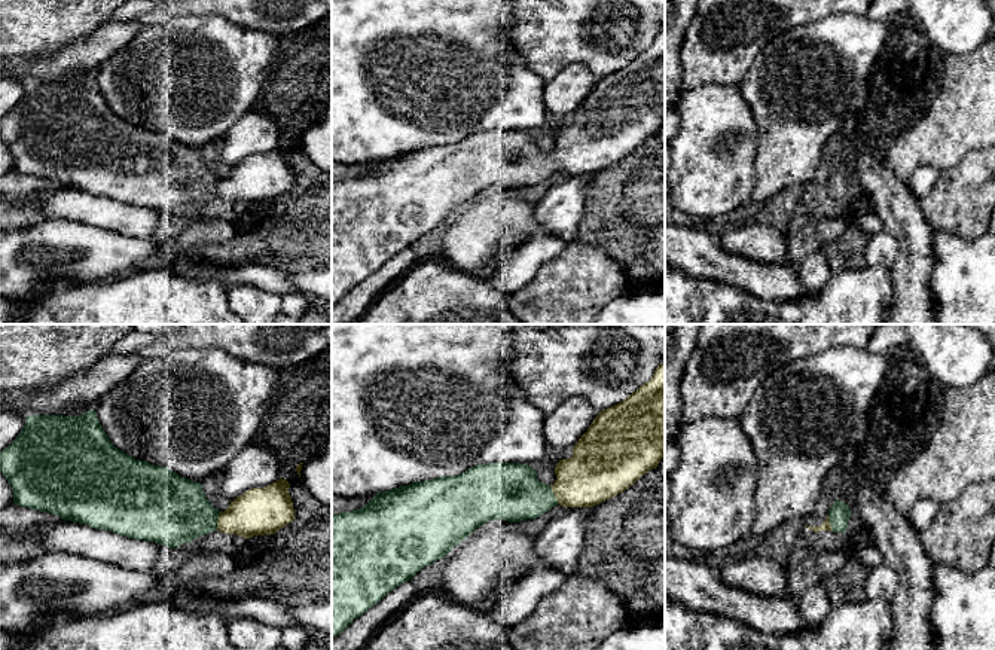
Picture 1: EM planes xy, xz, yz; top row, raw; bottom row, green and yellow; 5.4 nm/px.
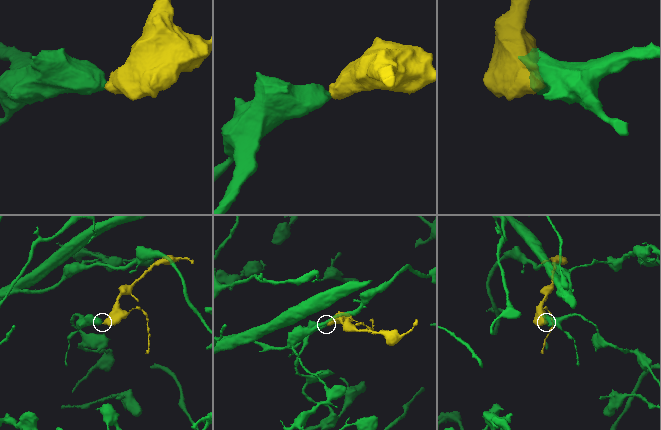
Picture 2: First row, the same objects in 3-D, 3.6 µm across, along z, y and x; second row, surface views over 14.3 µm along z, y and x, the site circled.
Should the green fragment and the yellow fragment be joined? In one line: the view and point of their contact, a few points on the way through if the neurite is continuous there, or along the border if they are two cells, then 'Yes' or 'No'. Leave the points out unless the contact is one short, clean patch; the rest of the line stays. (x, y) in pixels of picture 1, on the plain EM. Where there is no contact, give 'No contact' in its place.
Touches green at xy (216, 188). Path across: xy (171, 177), (216, 188), (234, 188), (259, 177). Yes

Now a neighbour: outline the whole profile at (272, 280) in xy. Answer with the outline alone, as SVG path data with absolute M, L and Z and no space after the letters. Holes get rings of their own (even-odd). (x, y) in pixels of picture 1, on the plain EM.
M180 254L171 259L167 268L186 278L217 280L226 289L236 284L250 284L269 293L277 293L280 296L284 296L287 293L296 293L292 284L292 274L256 263L238 268L222 268L190 254Z

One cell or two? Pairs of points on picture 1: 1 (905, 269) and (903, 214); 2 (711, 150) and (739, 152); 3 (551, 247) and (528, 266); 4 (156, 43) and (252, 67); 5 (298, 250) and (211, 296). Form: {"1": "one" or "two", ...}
{"1": "one", "2": "one", "3": "one", "4": "one", "5": "two"}

